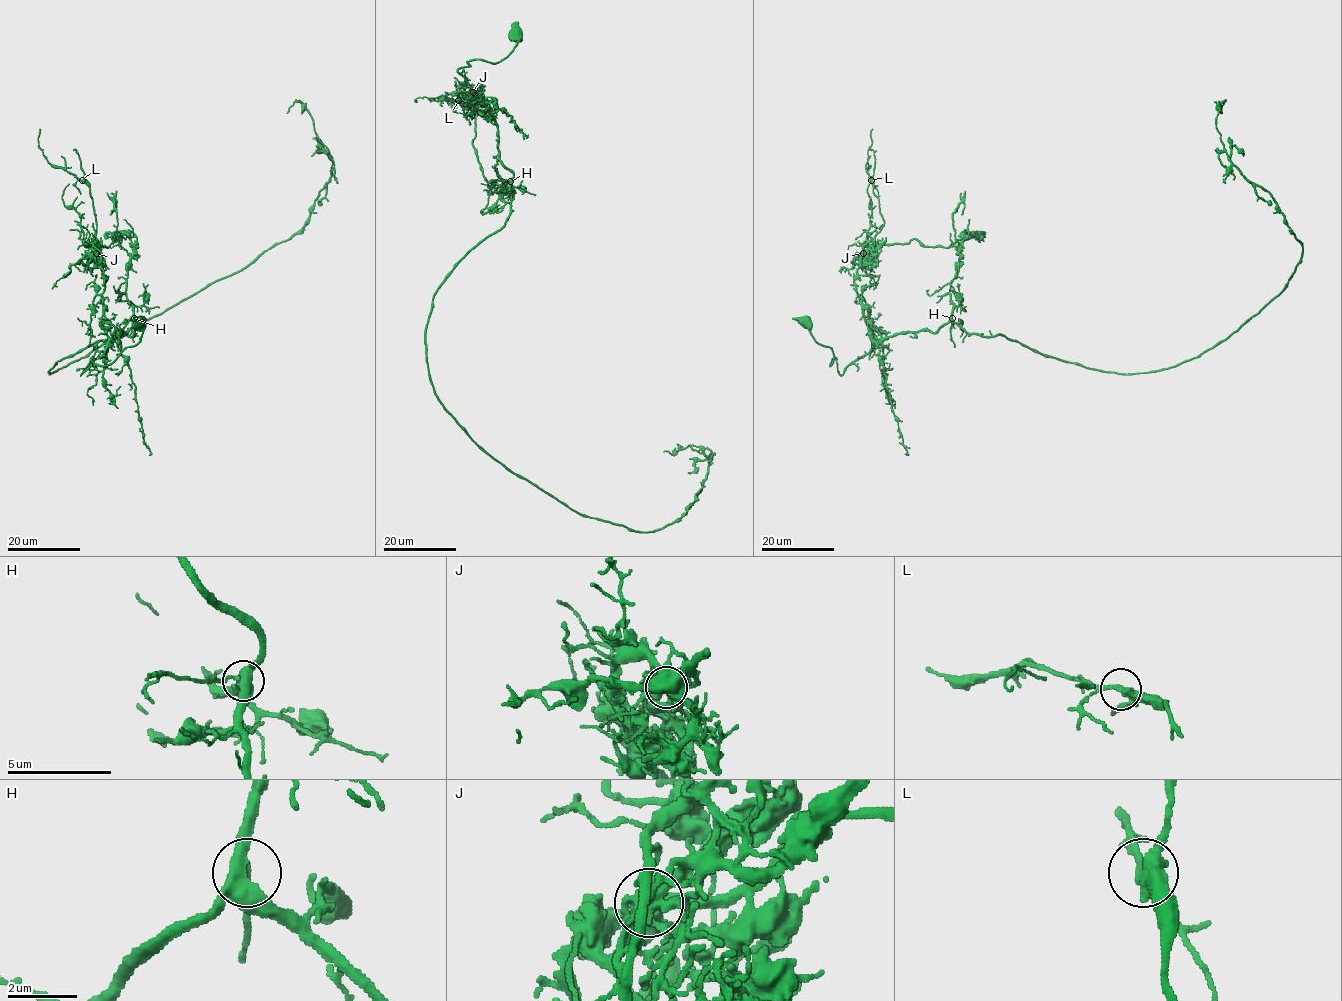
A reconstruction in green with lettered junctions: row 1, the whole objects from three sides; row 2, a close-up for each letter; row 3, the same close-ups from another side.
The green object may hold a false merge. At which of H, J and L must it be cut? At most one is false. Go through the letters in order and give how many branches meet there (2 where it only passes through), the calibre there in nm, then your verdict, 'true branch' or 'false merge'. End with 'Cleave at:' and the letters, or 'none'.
H: 4 branches meet; 400 nm thick; true branch
J: 8 branches meet; 400 nm thick; false merge
L: 4 branches meet; 360 nm thick; true branch
Cleave at: J

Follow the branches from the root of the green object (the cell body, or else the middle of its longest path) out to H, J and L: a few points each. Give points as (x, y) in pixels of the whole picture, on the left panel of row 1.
H: (140, 323), (135, 345), (108, 365), (92, 358), (81, 375), (136, 324), (134, 318)
J: (140, 323), (135, 345), (108, 365), (92, 358), (81, 375), (109, 339), (96, 253)
L: (140, 323), (135, 345), (108, 365), (92, 358), (81, 375), (109, 339), (93, 198), (82, 180)

